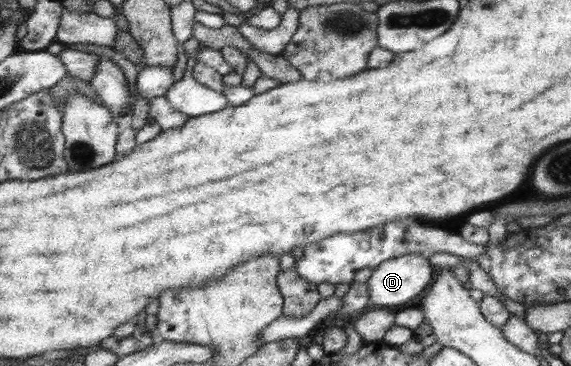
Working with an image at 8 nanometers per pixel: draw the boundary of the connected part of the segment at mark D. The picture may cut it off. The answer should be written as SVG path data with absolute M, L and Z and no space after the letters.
M404 254L376 266L367 279L369 303L379 308L402 305L416 297L432 279L432 266L424 254Z

